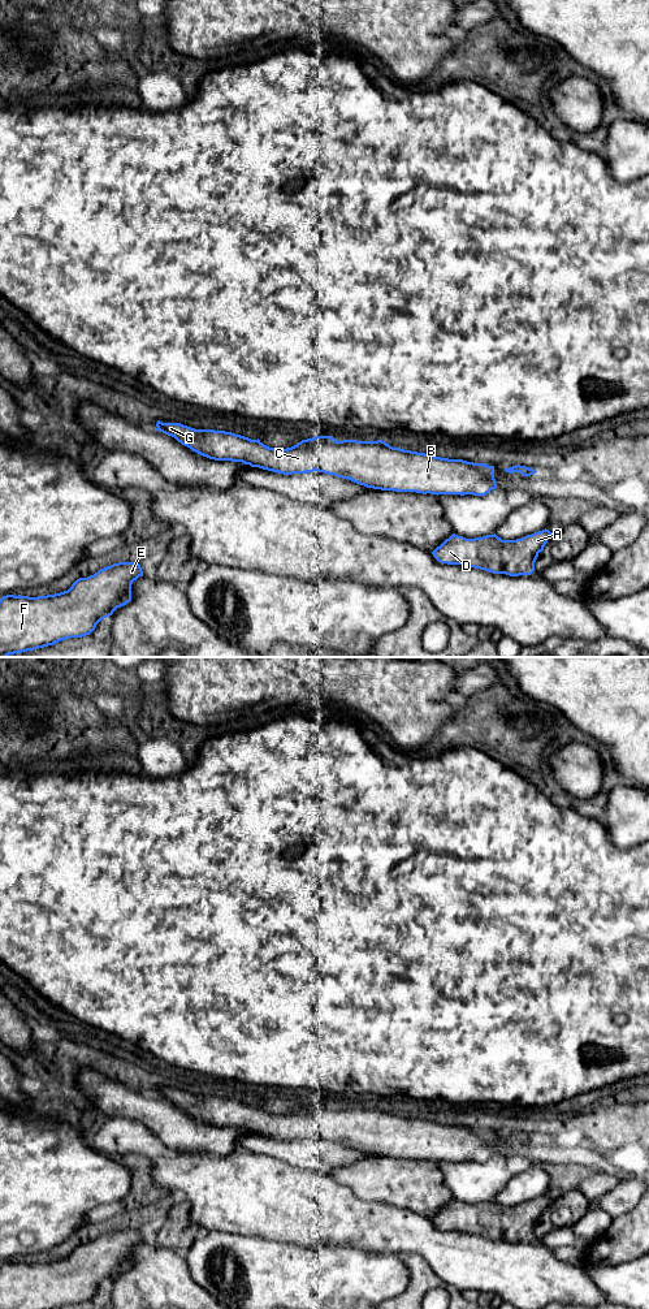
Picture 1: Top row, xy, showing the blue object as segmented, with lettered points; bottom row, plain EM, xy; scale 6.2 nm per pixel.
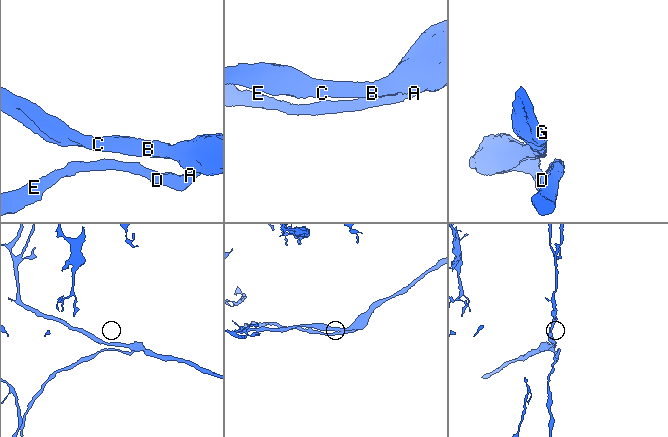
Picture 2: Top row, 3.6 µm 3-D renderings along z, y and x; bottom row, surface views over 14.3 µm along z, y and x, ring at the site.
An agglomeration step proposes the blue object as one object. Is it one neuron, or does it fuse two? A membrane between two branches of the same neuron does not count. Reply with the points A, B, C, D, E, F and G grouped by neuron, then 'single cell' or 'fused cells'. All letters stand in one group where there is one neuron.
A B C D E F G | single cell

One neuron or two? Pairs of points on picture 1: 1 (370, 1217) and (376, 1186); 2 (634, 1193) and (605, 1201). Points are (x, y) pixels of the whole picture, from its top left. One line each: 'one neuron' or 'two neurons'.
1: two neurons
2: one neuron

